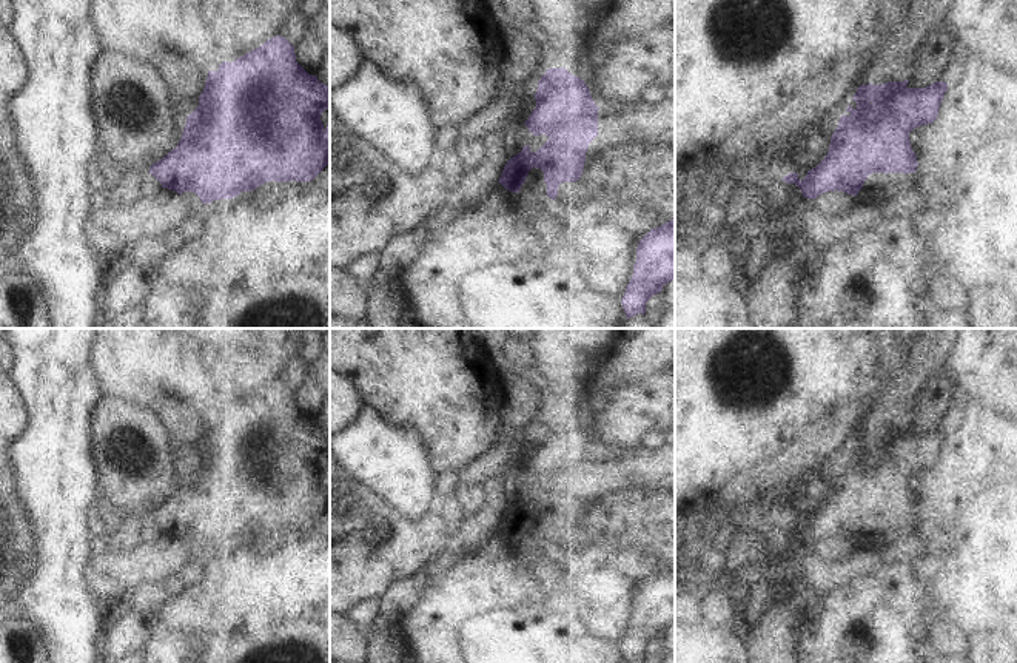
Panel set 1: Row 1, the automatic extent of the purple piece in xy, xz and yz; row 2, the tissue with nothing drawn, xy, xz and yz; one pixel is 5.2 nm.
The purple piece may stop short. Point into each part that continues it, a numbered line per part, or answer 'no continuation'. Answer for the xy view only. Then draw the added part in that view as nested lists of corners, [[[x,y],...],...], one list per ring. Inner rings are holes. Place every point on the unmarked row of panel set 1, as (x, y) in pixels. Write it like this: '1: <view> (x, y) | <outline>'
no continuation

